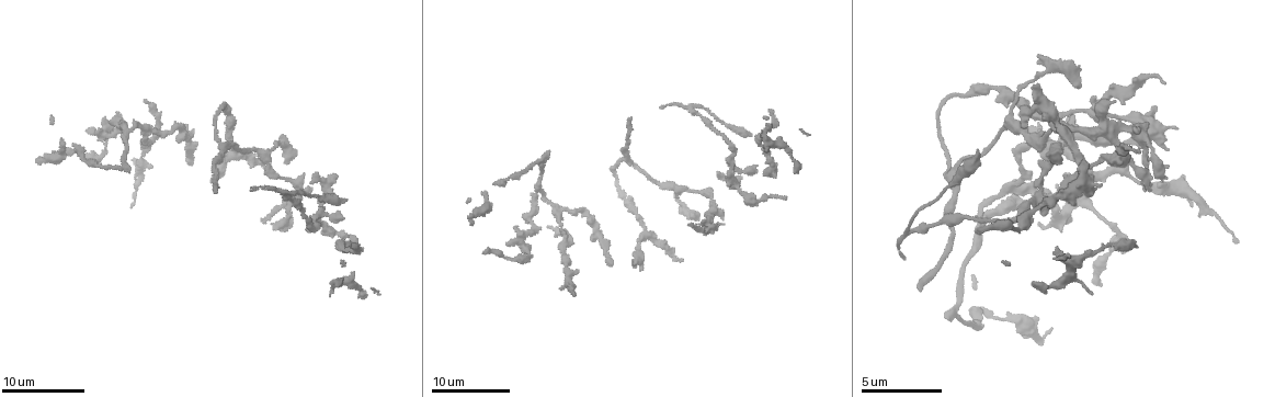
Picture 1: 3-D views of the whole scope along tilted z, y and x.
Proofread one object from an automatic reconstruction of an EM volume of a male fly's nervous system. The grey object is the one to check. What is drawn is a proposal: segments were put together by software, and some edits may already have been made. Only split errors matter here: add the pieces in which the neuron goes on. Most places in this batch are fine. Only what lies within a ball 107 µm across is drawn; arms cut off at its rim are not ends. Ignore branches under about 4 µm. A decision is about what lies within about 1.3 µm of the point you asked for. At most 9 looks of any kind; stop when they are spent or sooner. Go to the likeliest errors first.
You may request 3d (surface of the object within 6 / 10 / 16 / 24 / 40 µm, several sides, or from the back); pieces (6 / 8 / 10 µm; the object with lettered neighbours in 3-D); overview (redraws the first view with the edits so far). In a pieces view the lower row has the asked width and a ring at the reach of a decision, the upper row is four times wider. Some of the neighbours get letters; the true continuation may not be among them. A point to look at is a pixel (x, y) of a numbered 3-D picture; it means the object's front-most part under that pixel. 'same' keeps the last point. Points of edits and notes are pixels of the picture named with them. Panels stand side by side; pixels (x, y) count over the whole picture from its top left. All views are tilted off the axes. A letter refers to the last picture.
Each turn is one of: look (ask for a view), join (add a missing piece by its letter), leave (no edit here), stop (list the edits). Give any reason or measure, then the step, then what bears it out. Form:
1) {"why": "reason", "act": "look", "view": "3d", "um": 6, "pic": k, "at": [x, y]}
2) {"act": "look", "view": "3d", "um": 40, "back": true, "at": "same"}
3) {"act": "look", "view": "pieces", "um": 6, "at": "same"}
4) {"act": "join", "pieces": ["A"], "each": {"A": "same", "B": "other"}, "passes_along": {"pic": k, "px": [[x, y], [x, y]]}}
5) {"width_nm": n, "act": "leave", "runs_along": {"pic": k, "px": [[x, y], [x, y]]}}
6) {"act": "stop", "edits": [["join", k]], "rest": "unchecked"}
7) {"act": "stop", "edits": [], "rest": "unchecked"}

{"why": "branch stops here", "act": "look", "view": "pieces", "um": 6, "pic": 1, "at": [1141, 187]}

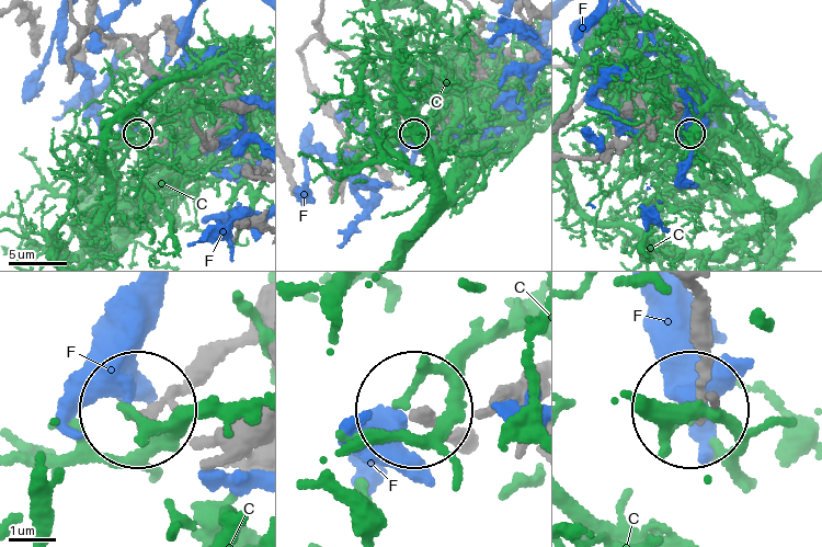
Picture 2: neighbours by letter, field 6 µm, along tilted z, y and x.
{"act": "leave", "each": {"C": "other", "F": "other"}, "found": "no lettered piece goes on from it"}

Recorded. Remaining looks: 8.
{"why": "thin end", "act": "look", "view": "3d", "um": 6, "pic": 1, "at": [785, 199]}

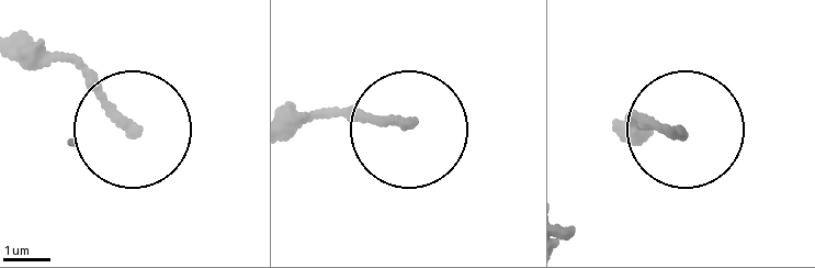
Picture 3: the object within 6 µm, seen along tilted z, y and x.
{"act": "look", "view": "pieces", "um": 8, "pic": 3, "at": [405, 122]}

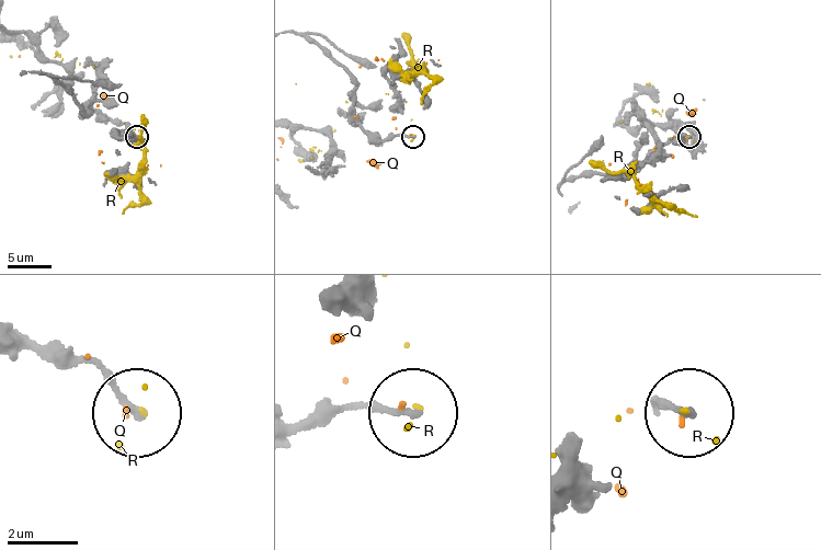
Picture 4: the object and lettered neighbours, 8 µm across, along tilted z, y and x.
{"act": "leave", "each": {"Q": "other", "R": "other"}, "found": "no lettered piece goes on from it"}

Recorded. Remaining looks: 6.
{"why": "end of a long branch", "act": "look", "view": "3d", "um": 10, "pic": 1, "at": [1099, 281]}

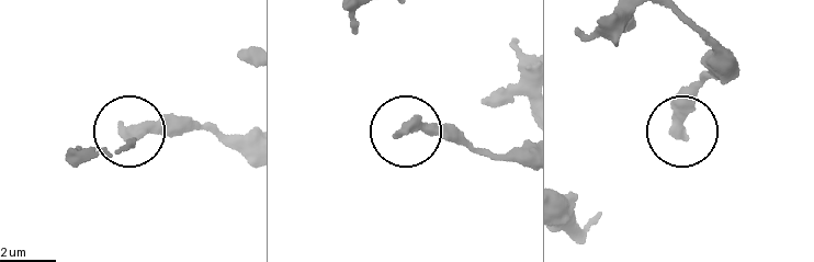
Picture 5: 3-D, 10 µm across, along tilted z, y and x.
{"act": "look", "view": "pieces", "um": 6, "pic": 5, "at": [125, 134]}

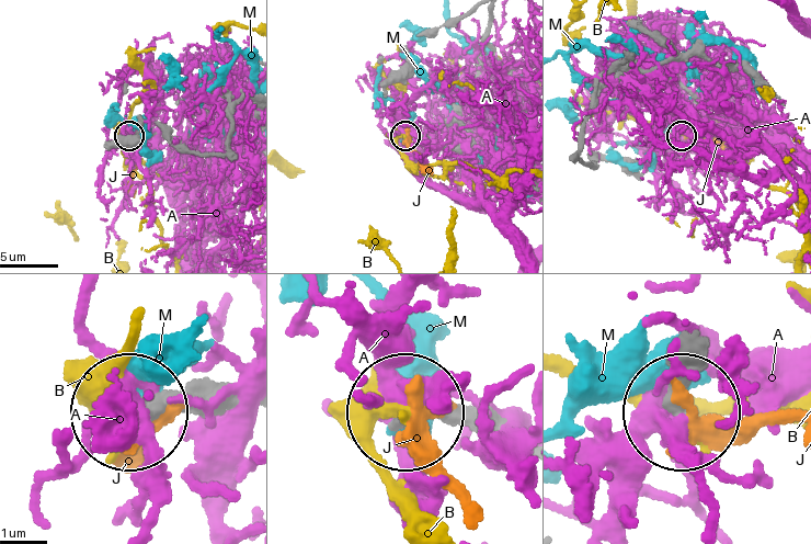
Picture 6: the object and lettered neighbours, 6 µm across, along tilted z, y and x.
{"act": "leave", "each": {"A": "other", "B": "other", "J": "other", "M": "other"}, "runs_along": {"pic": 6, "px": [[698, 349], [684, 408]]}, "found": "none of them fits"}

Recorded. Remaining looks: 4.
{"why": "an open end", "act": "look", "view": "3d", "um": 10, "pic": 1, "at": [342, 202]}

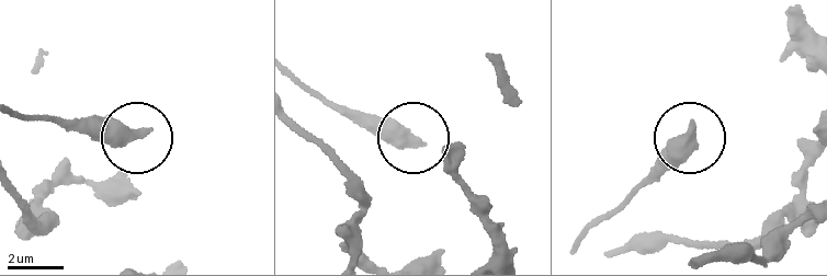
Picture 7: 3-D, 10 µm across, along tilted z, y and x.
{"why": "see the neighbours", "act": "look", "view": "pieces", "um": 10, "pic": 7, "at": [145, 134]}

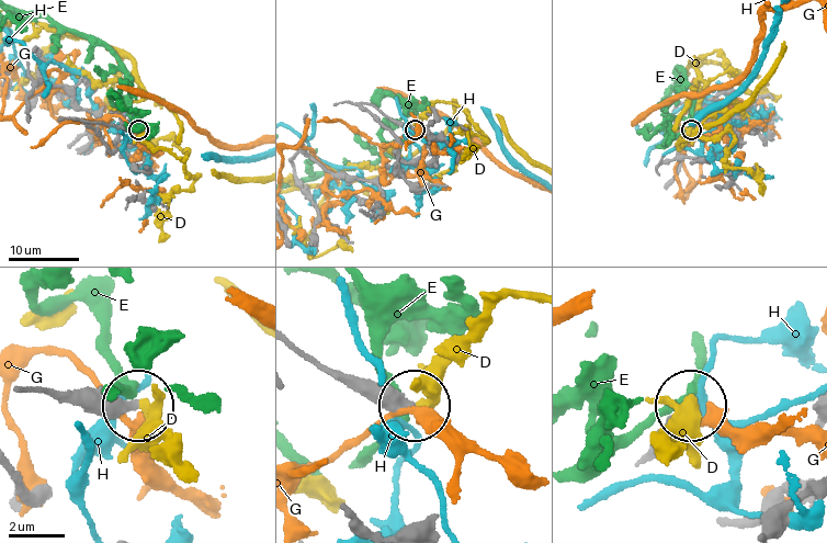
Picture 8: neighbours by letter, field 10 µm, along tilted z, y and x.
{"act": "leave", "each": {"D": "other", "E": "other", "G": "other", "H": "other"}, "runs_along": {"pic": 8, "px": [[29, 386], [134, 410]]}, "found": "no lettered piece goes on from it"}

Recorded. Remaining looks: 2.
{"act": "stop", "edits": [], "rest": "unchecked"}

